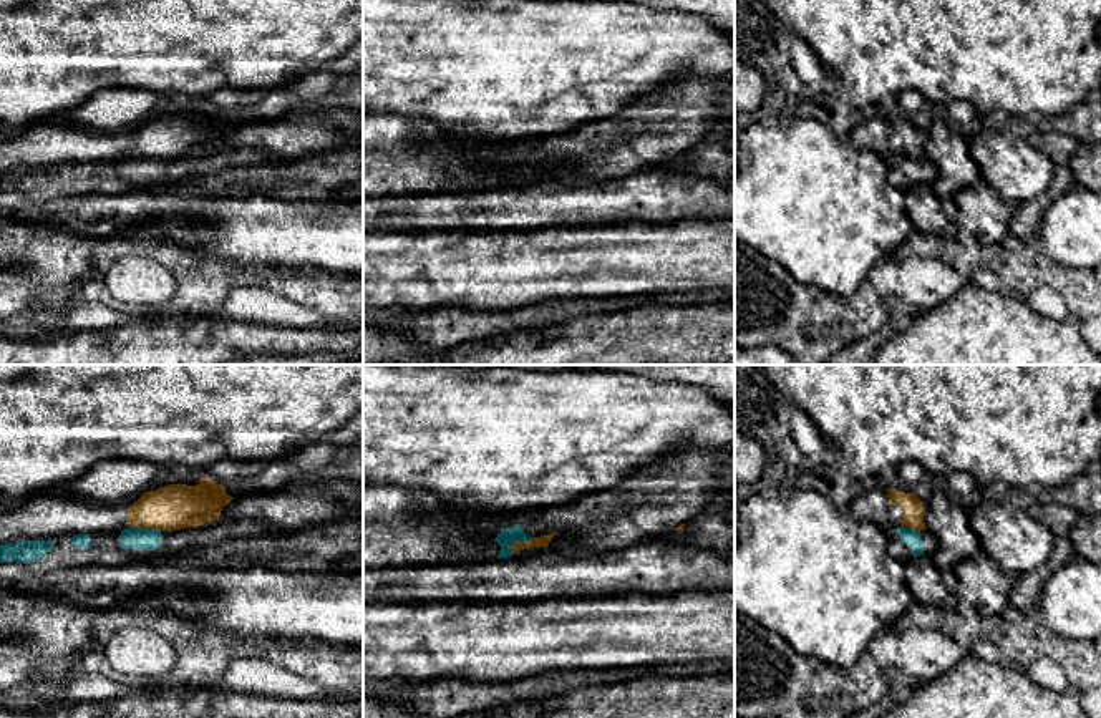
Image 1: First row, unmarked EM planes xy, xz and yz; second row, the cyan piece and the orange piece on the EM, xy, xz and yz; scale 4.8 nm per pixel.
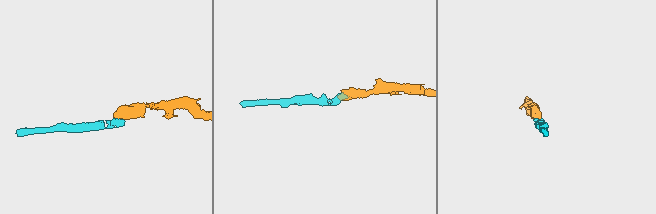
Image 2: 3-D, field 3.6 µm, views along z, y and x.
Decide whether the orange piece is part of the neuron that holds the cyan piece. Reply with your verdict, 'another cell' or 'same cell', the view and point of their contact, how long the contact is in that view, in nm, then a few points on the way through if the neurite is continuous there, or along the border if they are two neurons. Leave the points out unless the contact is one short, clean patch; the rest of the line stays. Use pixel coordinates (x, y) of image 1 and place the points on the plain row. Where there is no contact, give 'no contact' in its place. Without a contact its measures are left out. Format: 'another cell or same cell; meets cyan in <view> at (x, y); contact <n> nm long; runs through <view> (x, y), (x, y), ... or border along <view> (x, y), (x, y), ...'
another cell; meets cyan in xy at (146, 158); contact 160 nm long; border along xy (130, 155), (156, 156), (161, 160)

